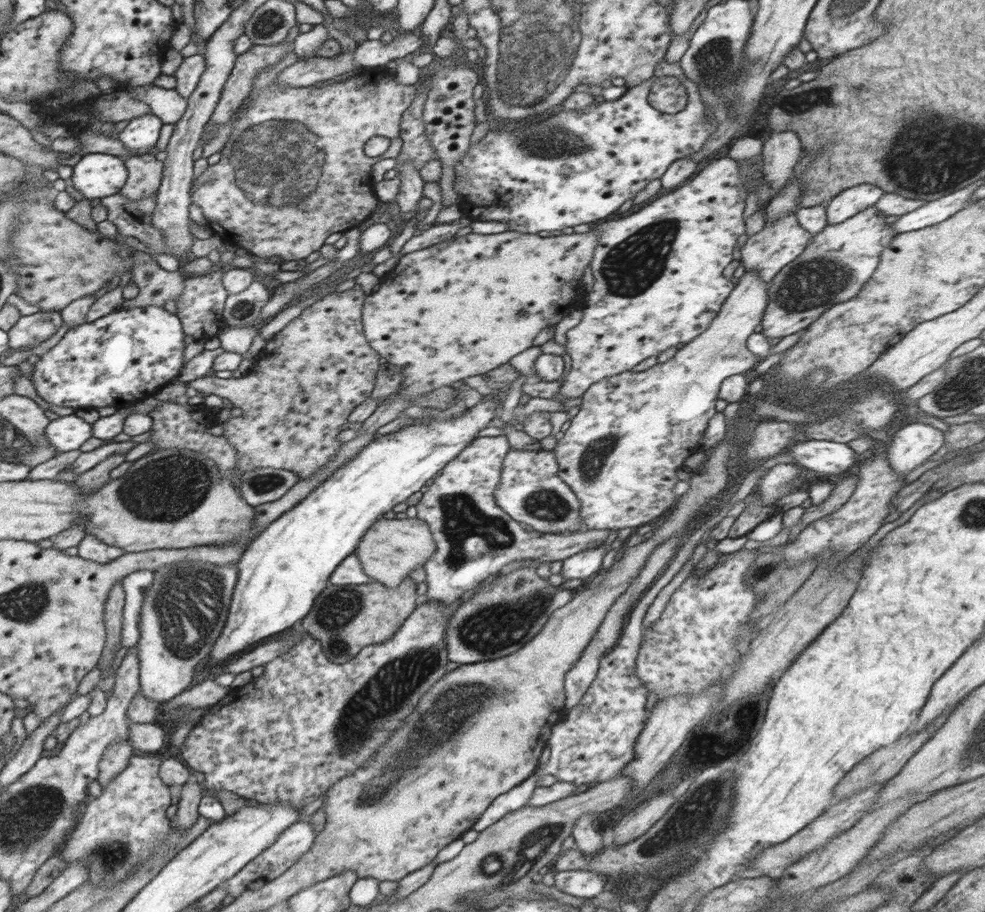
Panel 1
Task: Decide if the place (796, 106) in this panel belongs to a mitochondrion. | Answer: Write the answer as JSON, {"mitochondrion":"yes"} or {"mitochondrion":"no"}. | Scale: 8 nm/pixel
{"mitochondrion":"yes"}

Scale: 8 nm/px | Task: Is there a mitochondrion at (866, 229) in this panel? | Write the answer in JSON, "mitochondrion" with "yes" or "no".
{"mitochondrion":"no"}

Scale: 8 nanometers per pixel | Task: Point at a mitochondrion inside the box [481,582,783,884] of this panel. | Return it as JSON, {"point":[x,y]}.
{"point":[702,808]}

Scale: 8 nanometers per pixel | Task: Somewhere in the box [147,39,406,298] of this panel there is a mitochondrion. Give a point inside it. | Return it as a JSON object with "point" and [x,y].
{"point":[267,165]}

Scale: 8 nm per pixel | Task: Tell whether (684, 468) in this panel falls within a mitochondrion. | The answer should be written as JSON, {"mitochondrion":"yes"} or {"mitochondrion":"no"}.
{"mitochondrion":"no"}

